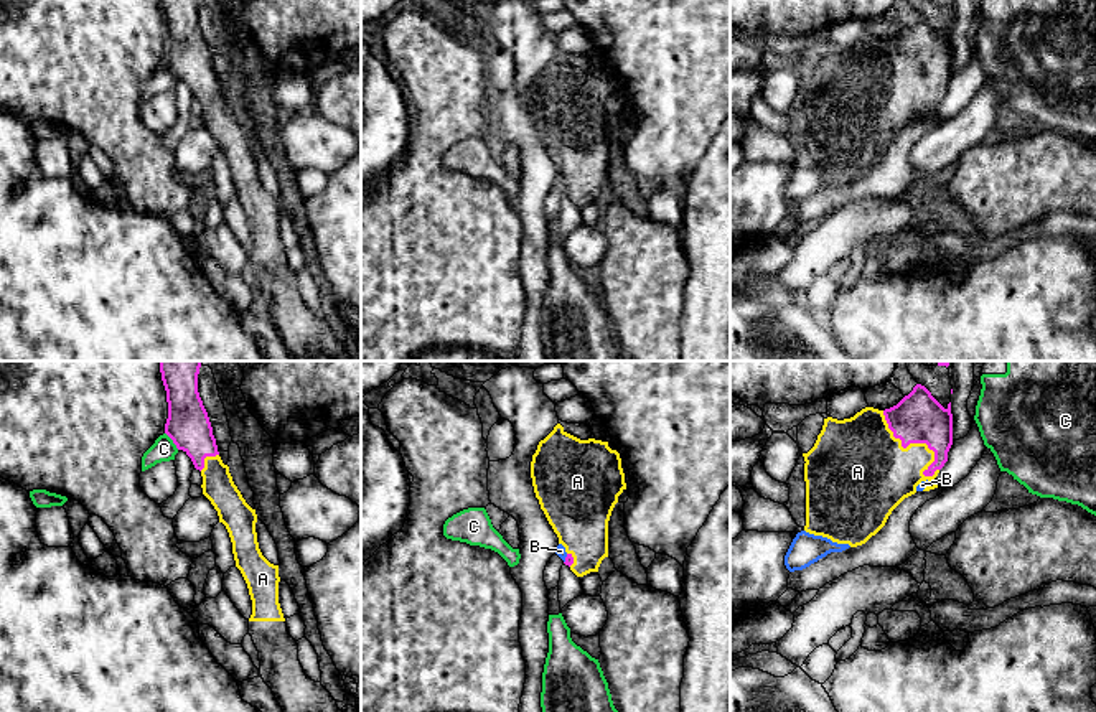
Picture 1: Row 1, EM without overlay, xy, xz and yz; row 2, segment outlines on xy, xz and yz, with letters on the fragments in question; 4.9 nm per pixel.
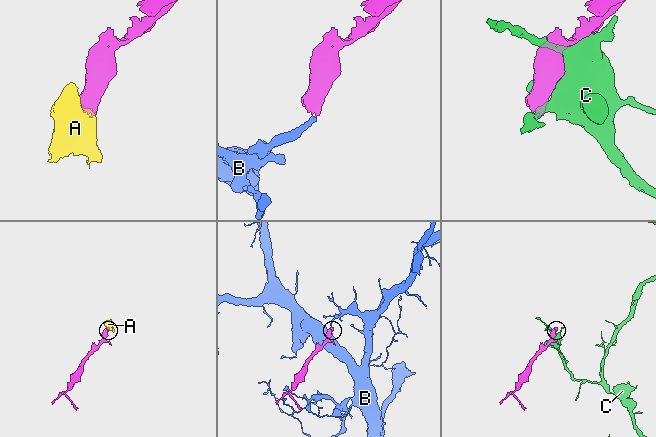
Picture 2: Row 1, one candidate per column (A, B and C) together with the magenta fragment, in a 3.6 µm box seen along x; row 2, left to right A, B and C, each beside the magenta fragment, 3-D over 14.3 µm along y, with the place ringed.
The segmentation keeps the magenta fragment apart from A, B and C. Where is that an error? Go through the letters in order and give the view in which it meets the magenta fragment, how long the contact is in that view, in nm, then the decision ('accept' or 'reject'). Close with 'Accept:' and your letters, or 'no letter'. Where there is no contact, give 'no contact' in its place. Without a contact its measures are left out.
A: yz | 400 nm | accept
B: xz | 50 nm | reject
C: xy | 110 nm | reject
Accept: A

